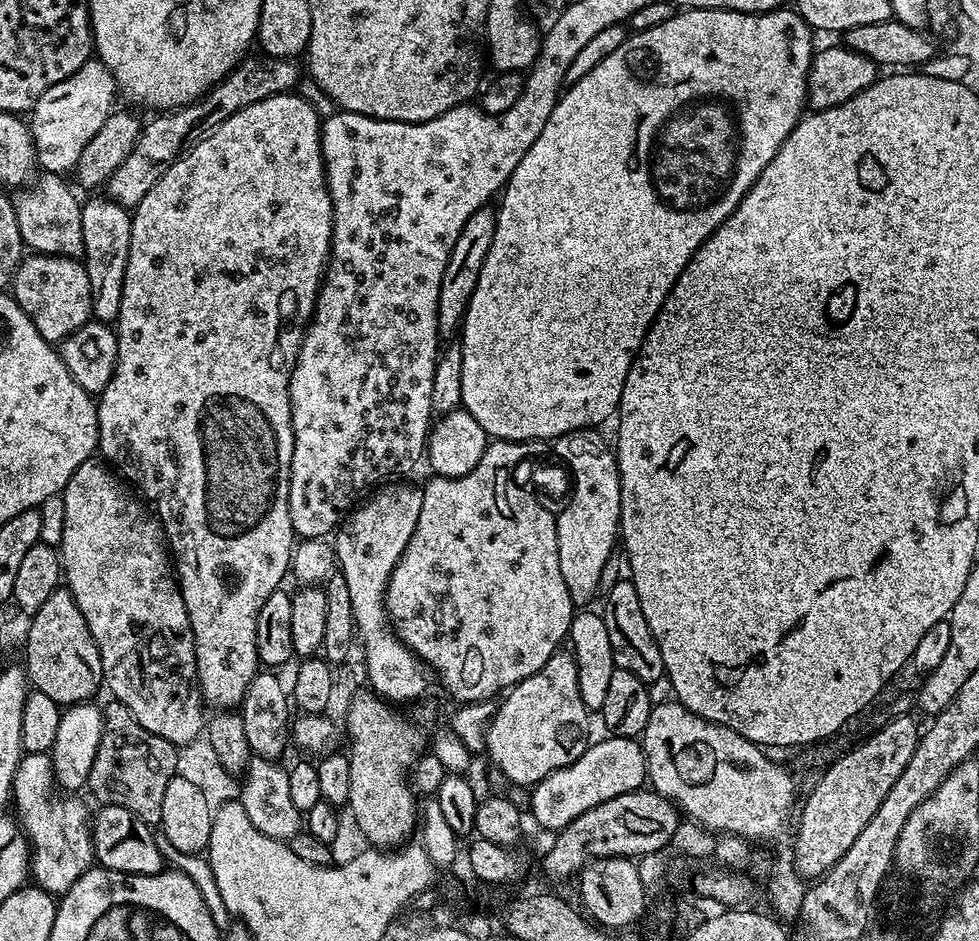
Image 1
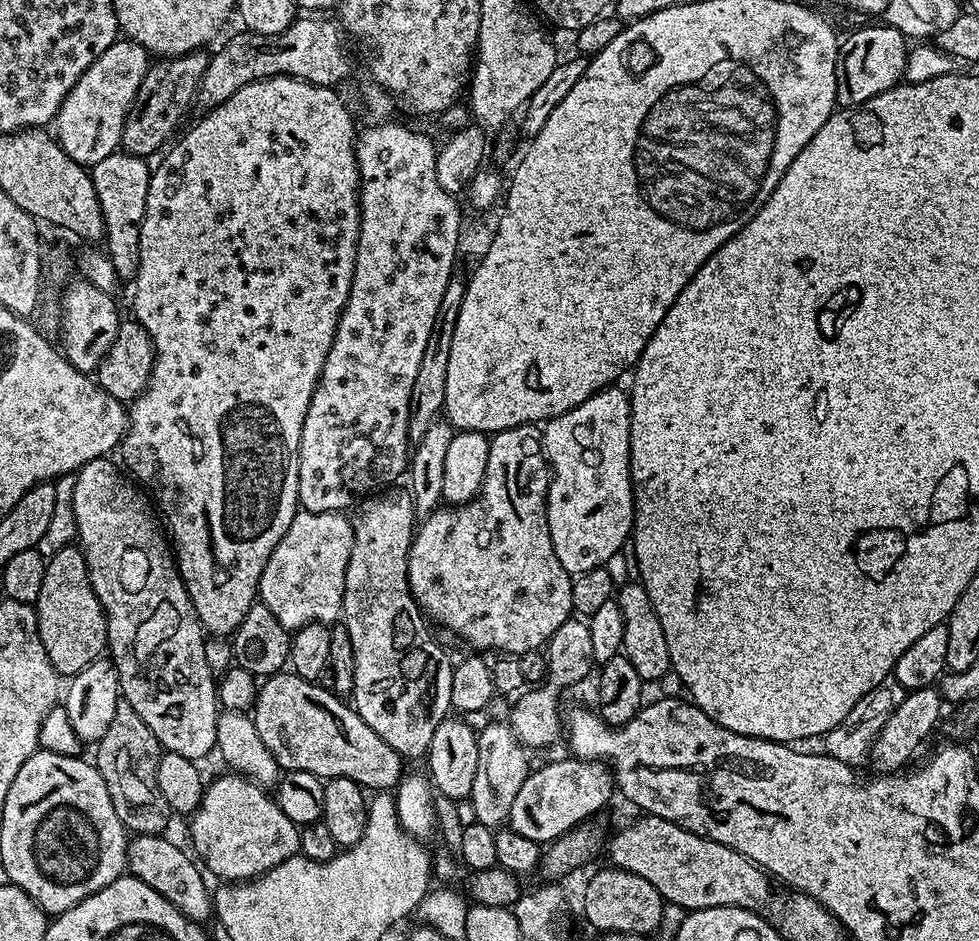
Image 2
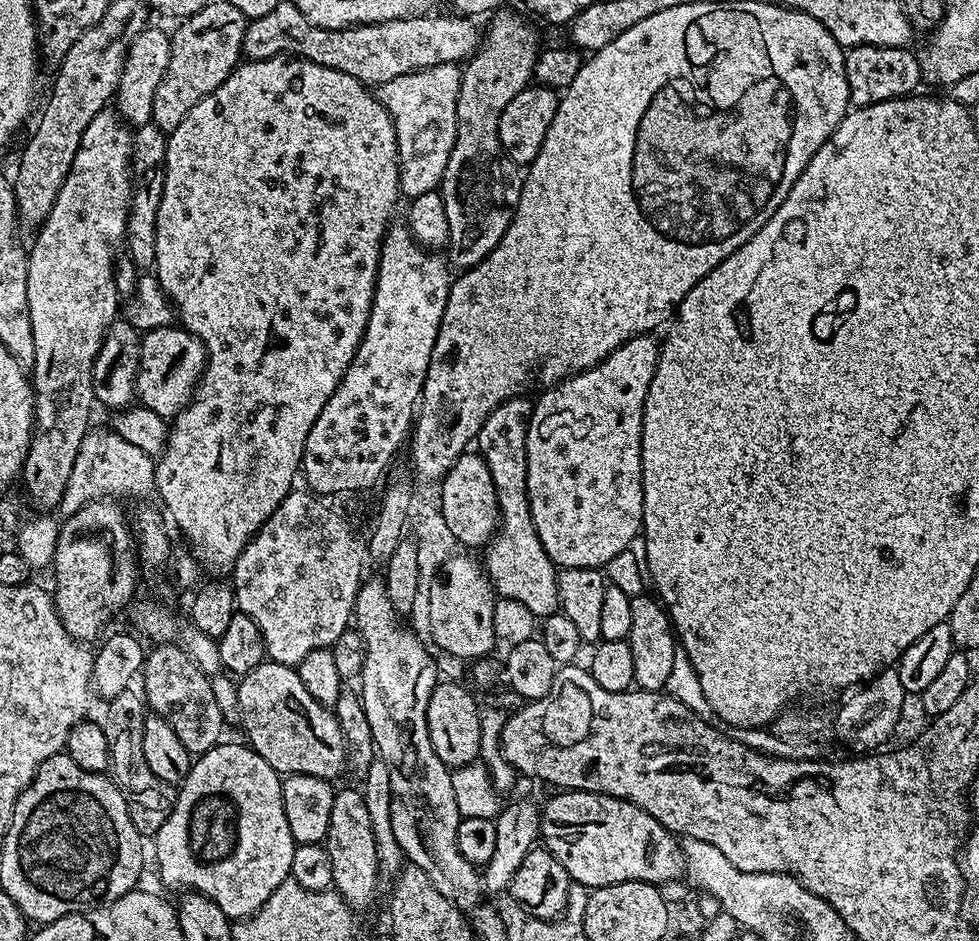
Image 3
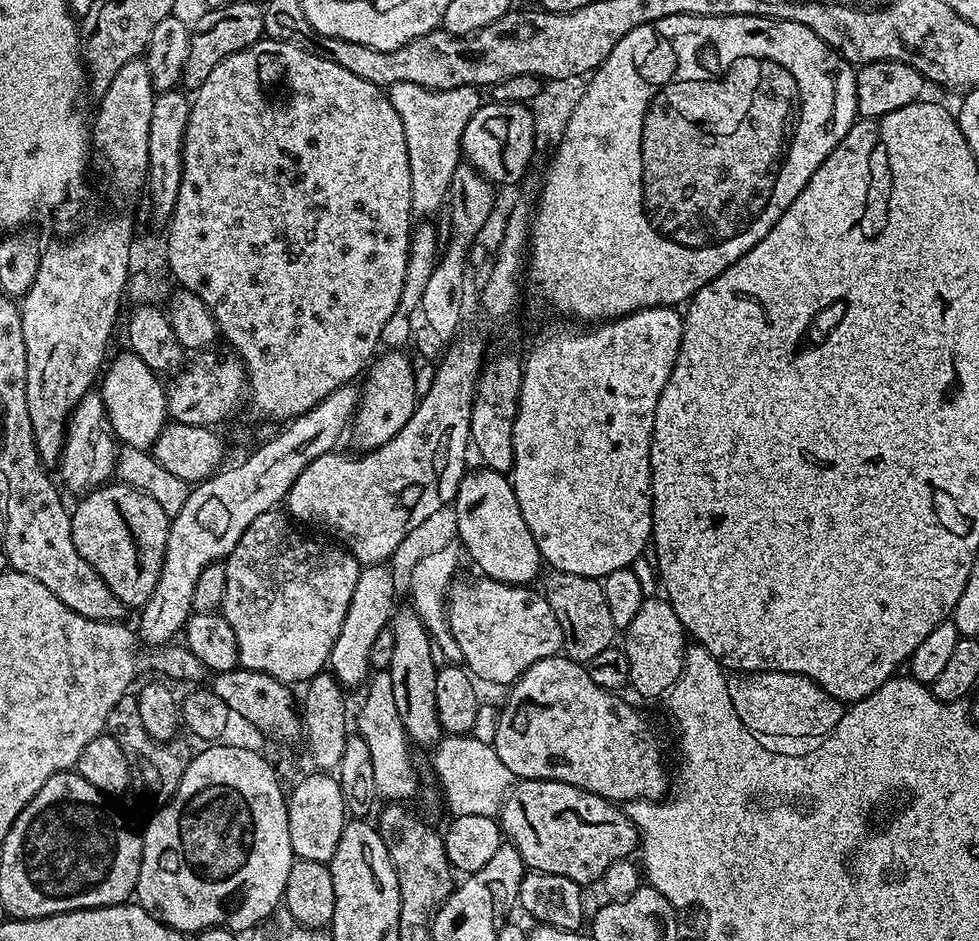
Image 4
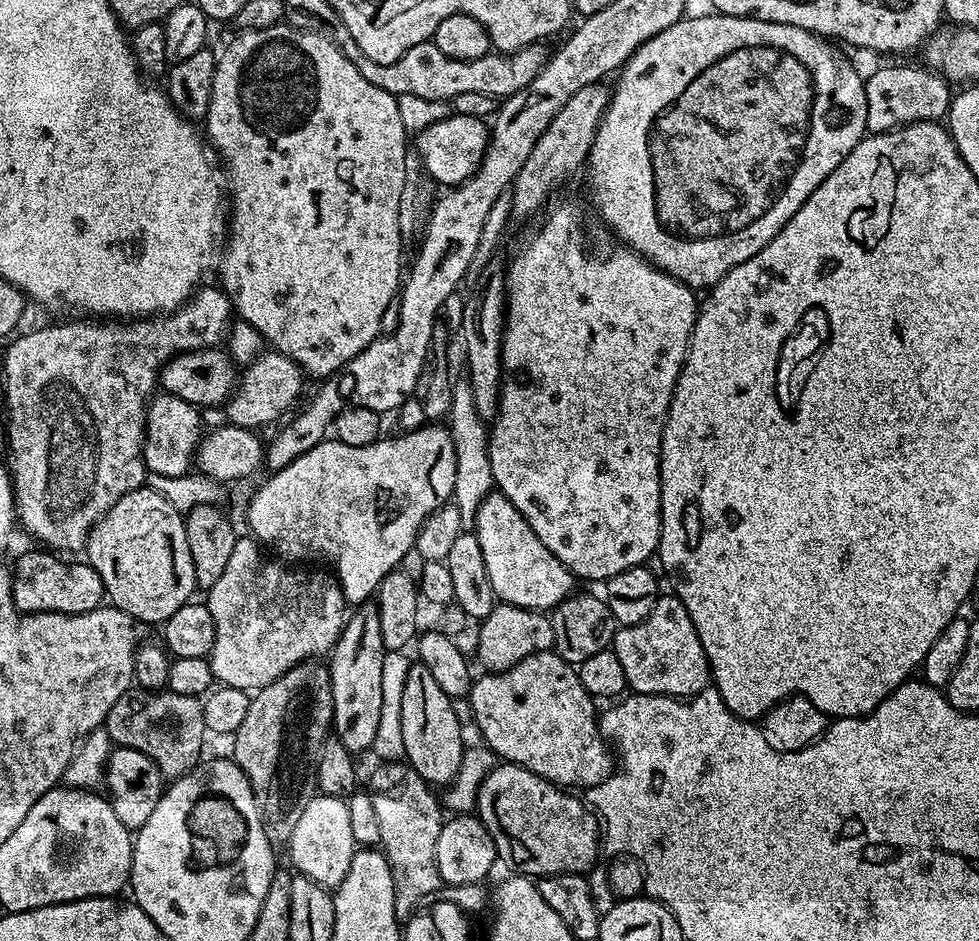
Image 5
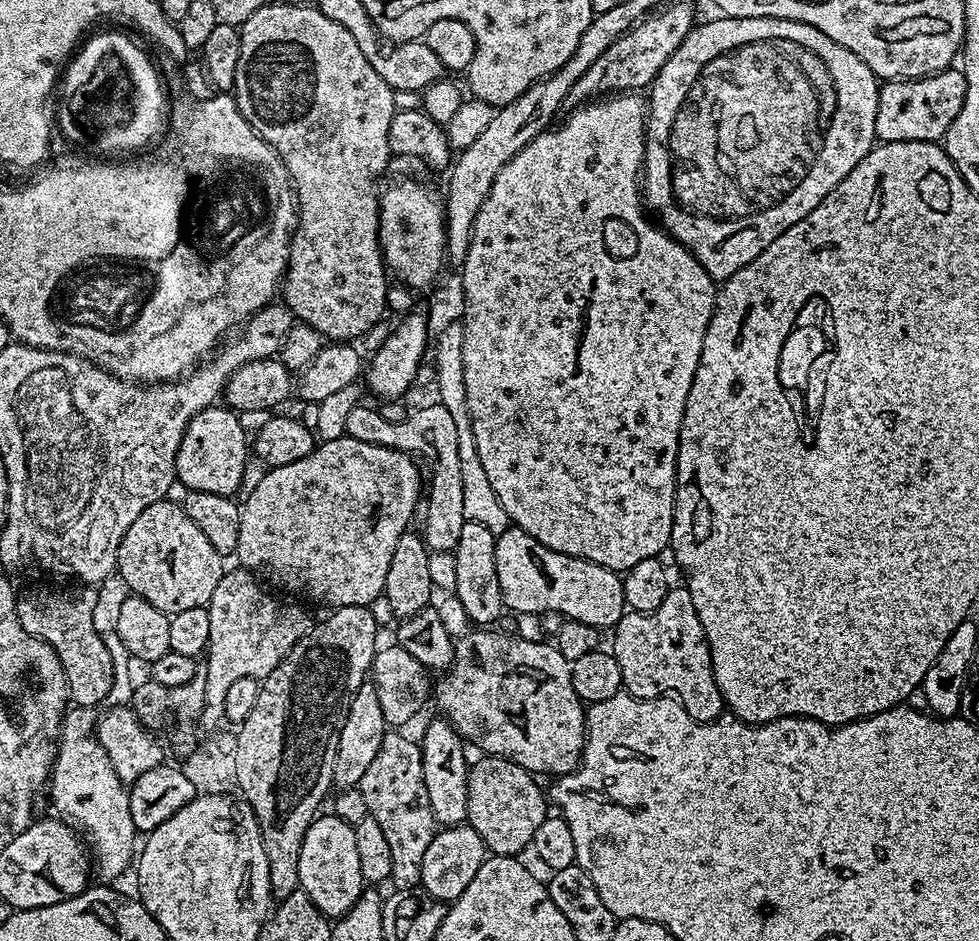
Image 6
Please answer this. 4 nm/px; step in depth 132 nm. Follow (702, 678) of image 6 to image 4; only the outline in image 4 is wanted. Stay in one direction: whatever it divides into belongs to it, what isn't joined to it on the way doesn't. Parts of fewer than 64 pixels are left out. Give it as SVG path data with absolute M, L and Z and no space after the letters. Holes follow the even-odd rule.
M649 595L642 602L642 610L634 617L634 622L623 629L622 647L630 662L628 684L640 696L663 697L676 685L676 679L682 674L686 633L678 614L674 614L672 605L659 595Z

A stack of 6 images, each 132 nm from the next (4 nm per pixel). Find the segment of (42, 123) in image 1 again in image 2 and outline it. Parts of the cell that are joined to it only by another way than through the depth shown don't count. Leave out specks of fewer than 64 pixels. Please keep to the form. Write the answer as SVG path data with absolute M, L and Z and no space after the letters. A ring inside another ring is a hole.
M118 38L87 68L66 94L56 113L54 136L74 162L91 166L121 147L124 123L150 67L150 54L141 44Z

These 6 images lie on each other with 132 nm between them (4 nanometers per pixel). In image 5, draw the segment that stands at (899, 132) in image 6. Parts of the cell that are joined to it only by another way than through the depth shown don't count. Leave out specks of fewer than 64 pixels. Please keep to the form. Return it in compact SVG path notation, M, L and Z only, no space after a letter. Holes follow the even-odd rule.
M927 66L920 68L880 68L867 73L864 82L866 94L866 129L869 133L891 132L917 120L943 121L952 106L953 89L949 81Z

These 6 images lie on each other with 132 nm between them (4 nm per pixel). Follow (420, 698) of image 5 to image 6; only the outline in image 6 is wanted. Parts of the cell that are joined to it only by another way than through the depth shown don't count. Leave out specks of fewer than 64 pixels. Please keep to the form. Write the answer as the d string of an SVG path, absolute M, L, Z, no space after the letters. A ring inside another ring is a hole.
M447 719L432 720L424 728L424 737L419 737L420 753L422 754L422 770L426 782L426 794L430 794L430 810L434 810L437 825L455 826L465 823L468 819L468 770L470 760L464 757L465 741L456 732L456 728Z

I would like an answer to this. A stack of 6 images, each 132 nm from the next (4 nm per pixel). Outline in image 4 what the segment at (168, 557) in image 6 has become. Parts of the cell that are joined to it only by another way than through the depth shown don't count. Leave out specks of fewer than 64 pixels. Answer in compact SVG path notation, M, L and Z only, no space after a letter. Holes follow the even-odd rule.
M109 482L92 489L77 508L71 509L74 546L94 566L121 605L143 606L158 585L166 554L170 518L148 493L123 482Z

